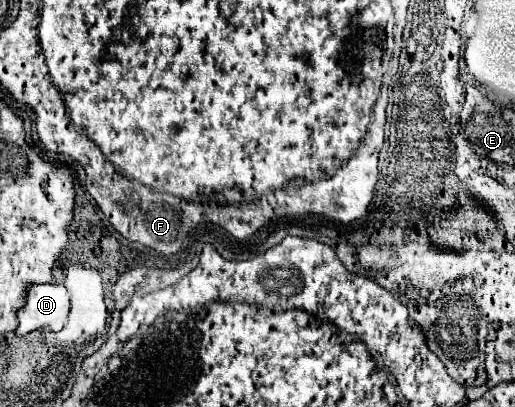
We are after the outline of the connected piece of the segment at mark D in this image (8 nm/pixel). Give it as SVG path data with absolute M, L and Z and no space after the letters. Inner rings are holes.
M36 284L28 288L26 304L20 308L18 316L24 316L16 328L18 336L50 326L60 330L66 324L70 312L70 296L62 284Z

